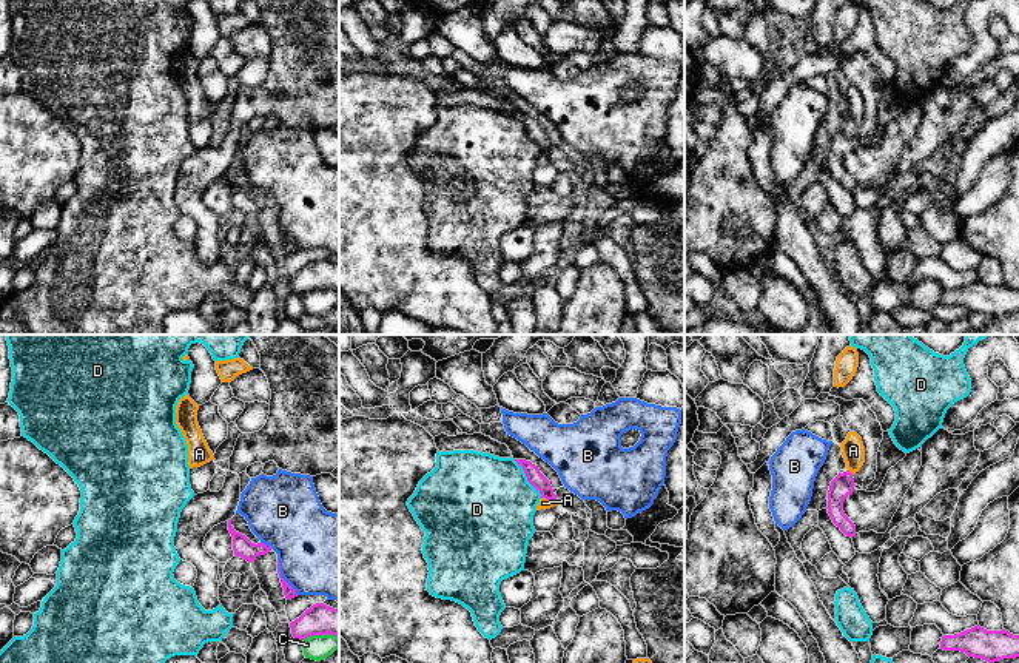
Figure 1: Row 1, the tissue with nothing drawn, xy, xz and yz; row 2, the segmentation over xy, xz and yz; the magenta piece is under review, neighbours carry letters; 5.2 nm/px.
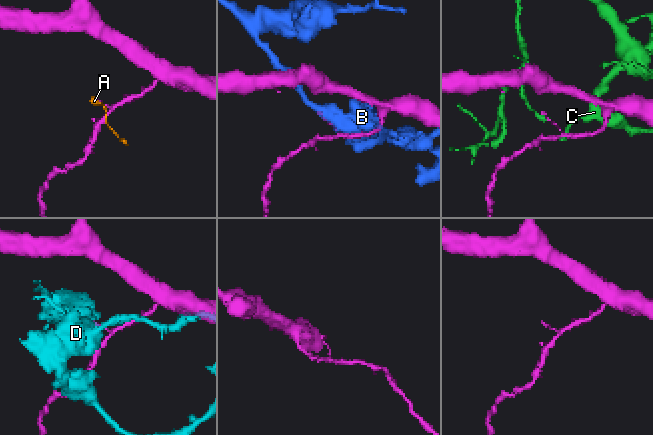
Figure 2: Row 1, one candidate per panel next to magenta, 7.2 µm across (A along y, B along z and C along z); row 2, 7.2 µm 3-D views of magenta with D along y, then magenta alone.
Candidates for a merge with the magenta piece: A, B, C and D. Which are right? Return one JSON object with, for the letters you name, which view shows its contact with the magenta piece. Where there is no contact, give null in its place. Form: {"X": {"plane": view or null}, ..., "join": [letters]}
{"join": []}

